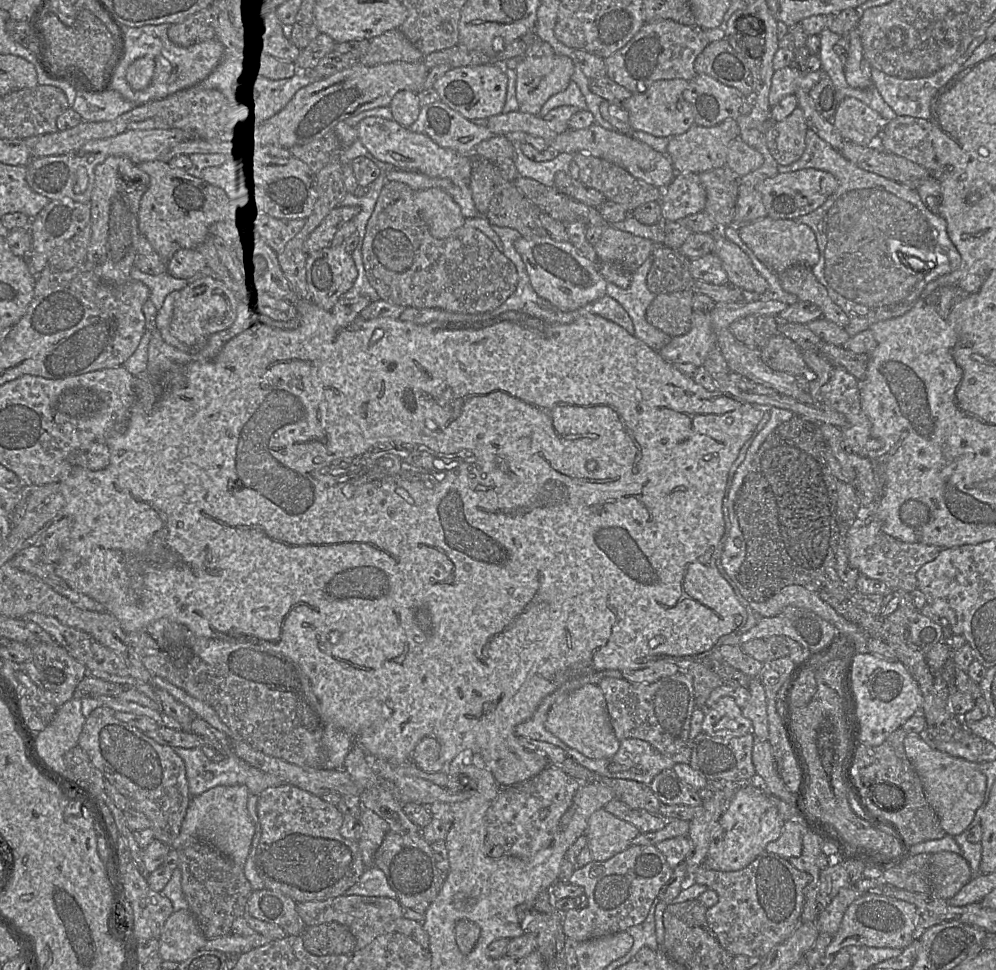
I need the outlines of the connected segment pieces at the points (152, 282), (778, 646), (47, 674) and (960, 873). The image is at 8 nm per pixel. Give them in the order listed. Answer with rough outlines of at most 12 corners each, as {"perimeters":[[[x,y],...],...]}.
{"perimeters":[[[136,267],[130,278],[145,284],[159,311],[168,294],[187,286],[187,279],[168,272],[147,274]],[[785,635],[752,639],[740,647],[762,663],[801,646]],[[55,641],[29,646],[19,664],[59,708],[87,668]],[[949,851],[932,854],[931,893],[949,900],[972,878],[969,863]]]}

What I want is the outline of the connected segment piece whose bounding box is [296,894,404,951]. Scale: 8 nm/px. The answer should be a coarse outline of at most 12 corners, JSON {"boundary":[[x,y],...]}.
{"boundary":[[346,894],[299,902],[305,926],[338,922],[354,951],[395,932],[396,898]]}

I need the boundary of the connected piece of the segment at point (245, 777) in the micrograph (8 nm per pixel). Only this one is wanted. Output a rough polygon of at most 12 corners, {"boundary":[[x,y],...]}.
{"boundary":[[176,747],[189,793],[244,785],[250,795],[284,785],[234,753],[213,761],[202,748]]}

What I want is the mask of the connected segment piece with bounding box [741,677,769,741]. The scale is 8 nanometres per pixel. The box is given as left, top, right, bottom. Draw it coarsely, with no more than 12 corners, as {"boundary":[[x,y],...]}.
{"boundary":[[751,677],[750,699],[741,709],[753,735],[768,741],[765,689]]}

